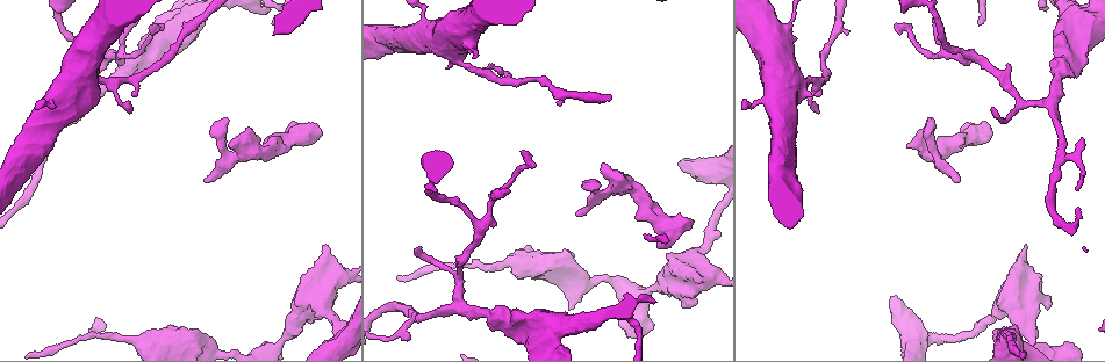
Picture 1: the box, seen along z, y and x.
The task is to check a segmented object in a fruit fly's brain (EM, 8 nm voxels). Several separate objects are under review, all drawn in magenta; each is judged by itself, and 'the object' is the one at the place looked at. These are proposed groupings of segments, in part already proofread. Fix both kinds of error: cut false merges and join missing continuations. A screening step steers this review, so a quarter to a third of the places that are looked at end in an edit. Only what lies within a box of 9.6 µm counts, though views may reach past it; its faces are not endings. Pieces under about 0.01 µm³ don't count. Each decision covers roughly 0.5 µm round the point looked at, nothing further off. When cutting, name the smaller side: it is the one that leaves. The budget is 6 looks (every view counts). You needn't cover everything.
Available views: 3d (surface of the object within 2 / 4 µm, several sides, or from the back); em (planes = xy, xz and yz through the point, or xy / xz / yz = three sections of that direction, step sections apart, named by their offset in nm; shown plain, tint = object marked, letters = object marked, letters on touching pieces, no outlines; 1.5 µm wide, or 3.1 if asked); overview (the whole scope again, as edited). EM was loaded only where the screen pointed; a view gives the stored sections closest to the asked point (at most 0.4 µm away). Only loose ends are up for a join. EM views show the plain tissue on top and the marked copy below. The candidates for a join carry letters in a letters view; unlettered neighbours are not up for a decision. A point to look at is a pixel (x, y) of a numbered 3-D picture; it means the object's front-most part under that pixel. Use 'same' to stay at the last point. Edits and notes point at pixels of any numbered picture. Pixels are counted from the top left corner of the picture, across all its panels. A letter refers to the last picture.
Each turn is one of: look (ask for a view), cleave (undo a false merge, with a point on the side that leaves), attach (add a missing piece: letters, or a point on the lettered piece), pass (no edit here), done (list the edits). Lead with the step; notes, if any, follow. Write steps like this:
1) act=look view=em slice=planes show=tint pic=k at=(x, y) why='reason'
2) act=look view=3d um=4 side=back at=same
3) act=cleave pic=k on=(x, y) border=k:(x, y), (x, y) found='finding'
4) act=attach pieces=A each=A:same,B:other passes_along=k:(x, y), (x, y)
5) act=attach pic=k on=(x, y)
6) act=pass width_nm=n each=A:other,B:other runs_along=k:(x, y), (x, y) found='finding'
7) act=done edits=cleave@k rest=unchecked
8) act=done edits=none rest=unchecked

act=look view=em slice=planes show=tint pic=1 at=(418, 317)

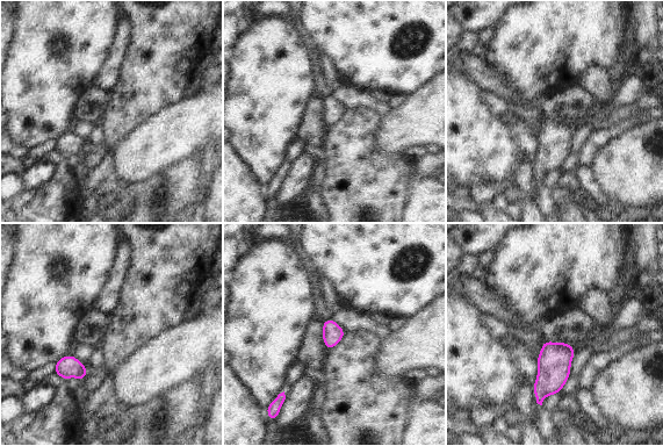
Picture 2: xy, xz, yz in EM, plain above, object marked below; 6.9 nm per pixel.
act=look view=em slice=planes show=letters at=same why='what lies round it'

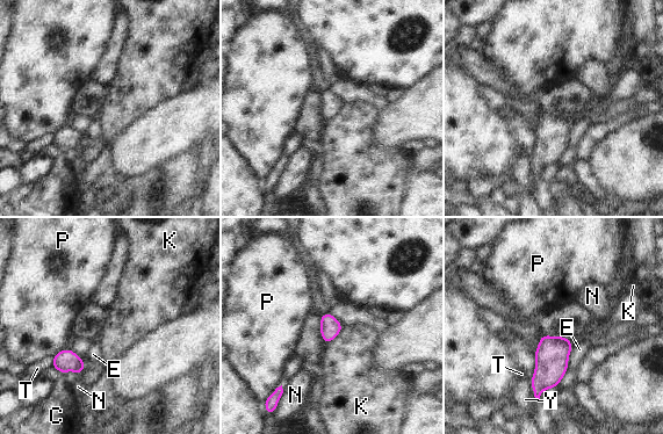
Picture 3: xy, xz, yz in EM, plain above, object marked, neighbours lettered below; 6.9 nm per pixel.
act=pass longest_contact=E:320nm each=C:other,E:other,K:other,N:other,P:other,T:other,Y:other found='all the same neuron'

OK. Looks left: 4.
act=look view=em slice=planes show=letters pic=1 at=(417, 252) why='branch stops here'

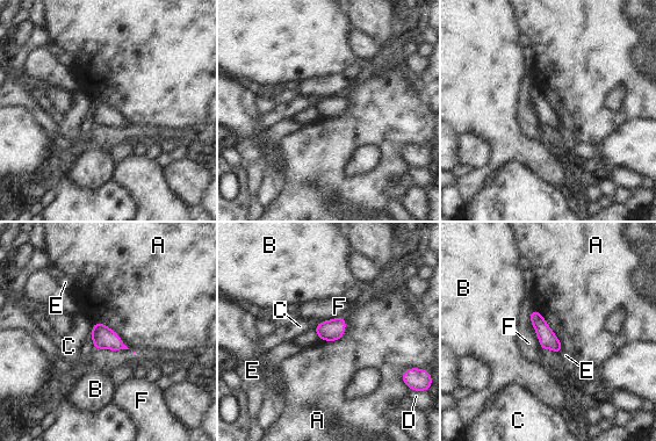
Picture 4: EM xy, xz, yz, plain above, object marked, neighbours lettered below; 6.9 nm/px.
act=pass longest_contact=F:300nm each=A:other,B:other,C:other,D:other,E:other,F:other border=4:(345, 317), (340, 338), (319, 339) found='none of them fits'

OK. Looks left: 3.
act=look view=3d um=2 pic=1 at=(1025, 245)

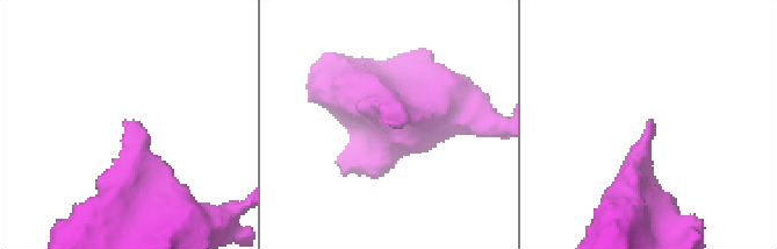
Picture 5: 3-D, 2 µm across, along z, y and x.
act=look view=em slice=planes show=letters pic=5 at=(655, 123)

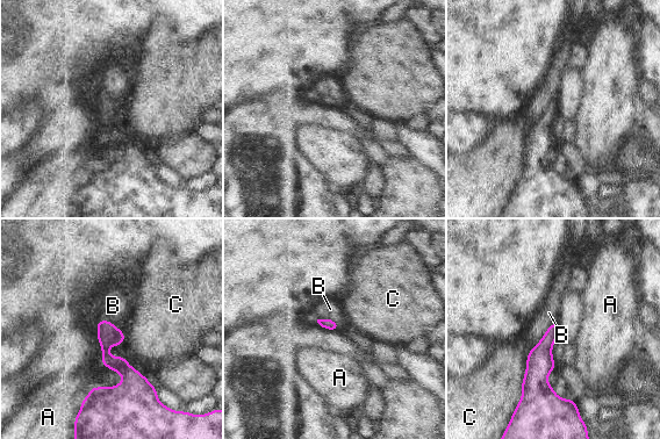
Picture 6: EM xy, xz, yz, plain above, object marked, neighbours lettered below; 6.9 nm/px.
act=pass longest_contact=C:320nm each=A:other,B:other,C:other runs_along=6:(100, 323), (106, 355), (126, 374), (116, 393) found='none of them fits'

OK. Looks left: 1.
act=done edits=none rest=unchecked

